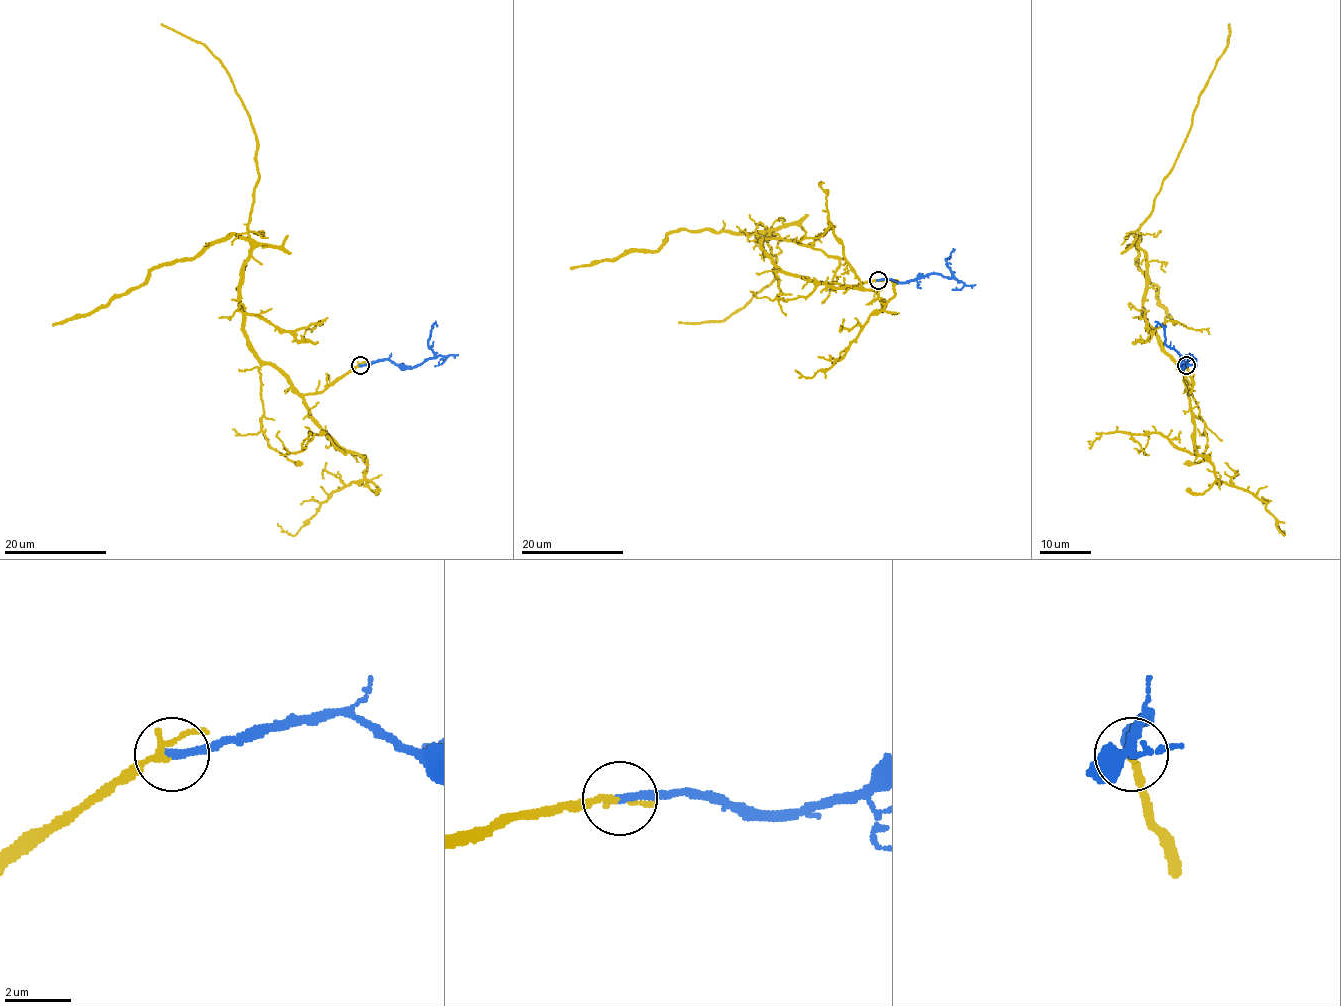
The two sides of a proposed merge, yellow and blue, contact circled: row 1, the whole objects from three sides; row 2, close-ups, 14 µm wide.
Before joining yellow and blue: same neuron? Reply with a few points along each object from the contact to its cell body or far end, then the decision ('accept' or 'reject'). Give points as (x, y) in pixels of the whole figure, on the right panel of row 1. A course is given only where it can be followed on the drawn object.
yellow via (1186, 365), (1189, 394), (1183, 370), (1145, 317), (1145, 252), (1133, 233), (1174, 163), (1230, 23) | blue via (1186, 365), (1189, 359), (1181, 368), (1183, 359), (1165, 343), (1163, 326), (1159, 324), (1155, 326) | accept

